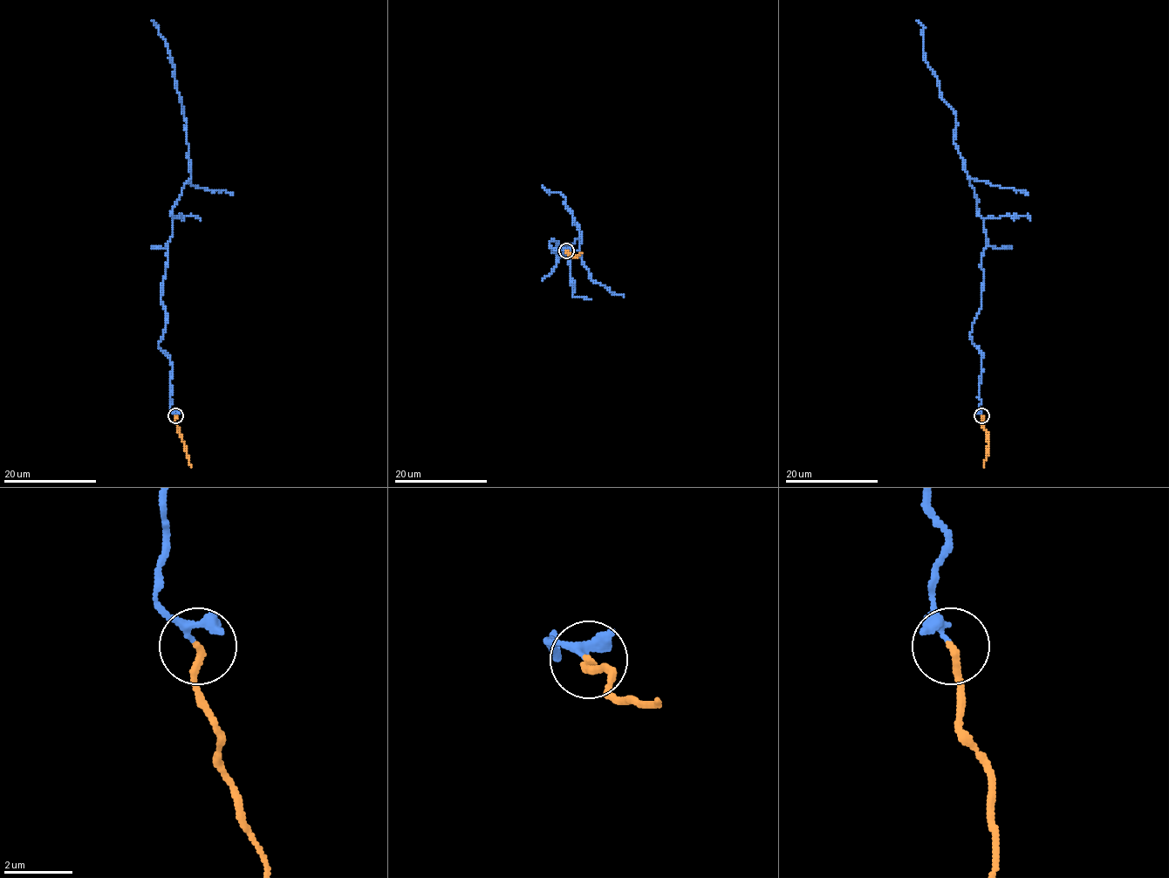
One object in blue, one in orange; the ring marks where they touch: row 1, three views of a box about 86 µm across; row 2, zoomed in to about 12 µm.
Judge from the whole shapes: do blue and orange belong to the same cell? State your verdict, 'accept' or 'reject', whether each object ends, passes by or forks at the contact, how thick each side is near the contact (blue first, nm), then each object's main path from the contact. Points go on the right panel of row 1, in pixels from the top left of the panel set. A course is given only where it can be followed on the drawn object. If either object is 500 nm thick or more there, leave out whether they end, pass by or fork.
accept | blue passes by | orange ends | 180/200 nm | blue via (981, 415), (981, 357), (970, 339), (981, 301), (987, 236), (954, 142), (956, 118), (925, 58), (917, 20) | orange via (981, 415), (987, 442), (983, 466)

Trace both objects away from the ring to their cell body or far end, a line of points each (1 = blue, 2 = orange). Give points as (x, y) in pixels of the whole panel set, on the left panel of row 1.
1: (175, 415), (169, 357), (159, 346), (167, 315), (161, 284), (173, 207), (192, 174), (174, 66), (152, 20)
2: (175, 415), (175, 423), (190, 466)

